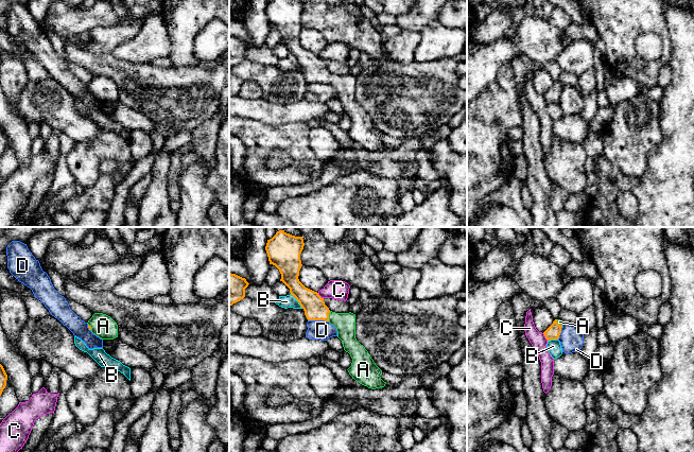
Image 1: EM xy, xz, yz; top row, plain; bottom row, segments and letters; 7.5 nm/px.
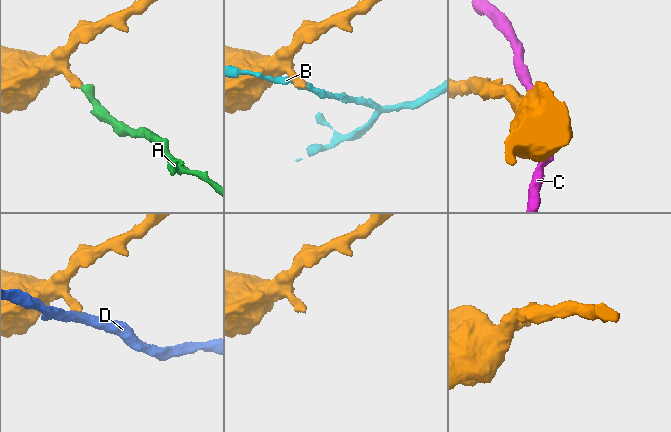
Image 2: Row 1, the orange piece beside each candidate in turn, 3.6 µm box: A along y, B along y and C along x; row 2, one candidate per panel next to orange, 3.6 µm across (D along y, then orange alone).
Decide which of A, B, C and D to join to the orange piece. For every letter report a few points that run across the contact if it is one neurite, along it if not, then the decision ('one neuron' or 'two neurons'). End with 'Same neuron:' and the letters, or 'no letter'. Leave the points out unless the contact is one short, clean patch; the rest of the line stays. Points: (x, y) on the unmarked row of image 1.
A: one neuron
B: xz (290, 56), (302, 70) | two neurons
C: two neurons
D: xz (308, 82), (324, 82), (328, 84) | two neurons
Same neuron: A

